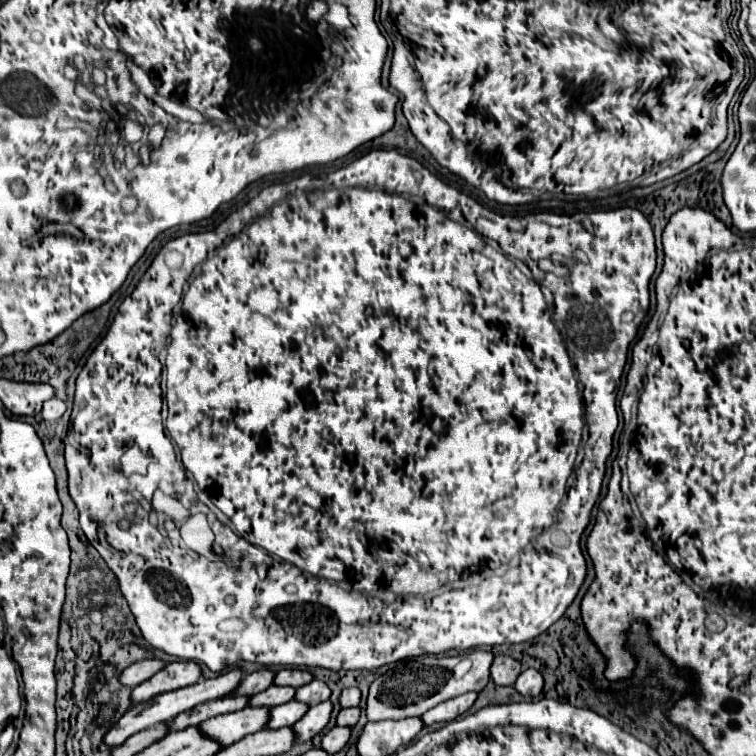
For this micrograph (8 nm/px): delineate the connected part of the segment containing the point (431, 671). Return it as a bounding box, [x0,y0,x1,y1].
[367,649,495,721]

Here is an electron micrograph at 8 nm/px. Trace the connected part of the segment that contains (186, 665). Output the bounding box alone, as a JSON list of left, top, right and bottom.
[131,661,201,703]

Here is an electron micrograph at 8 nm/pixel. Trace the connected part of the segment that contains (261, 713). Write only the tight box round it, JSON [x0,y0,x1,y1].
[199,707,269,747]

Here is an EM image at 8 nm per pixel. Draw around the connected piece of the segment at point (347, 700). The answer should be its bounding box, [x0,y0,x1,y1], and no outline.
[341,687,361,707]

